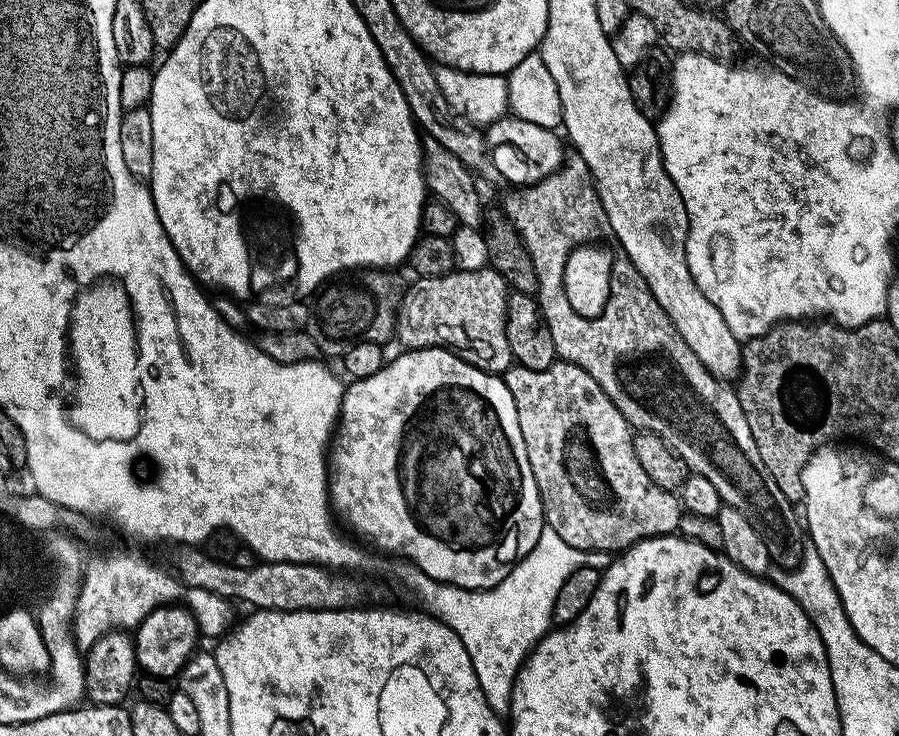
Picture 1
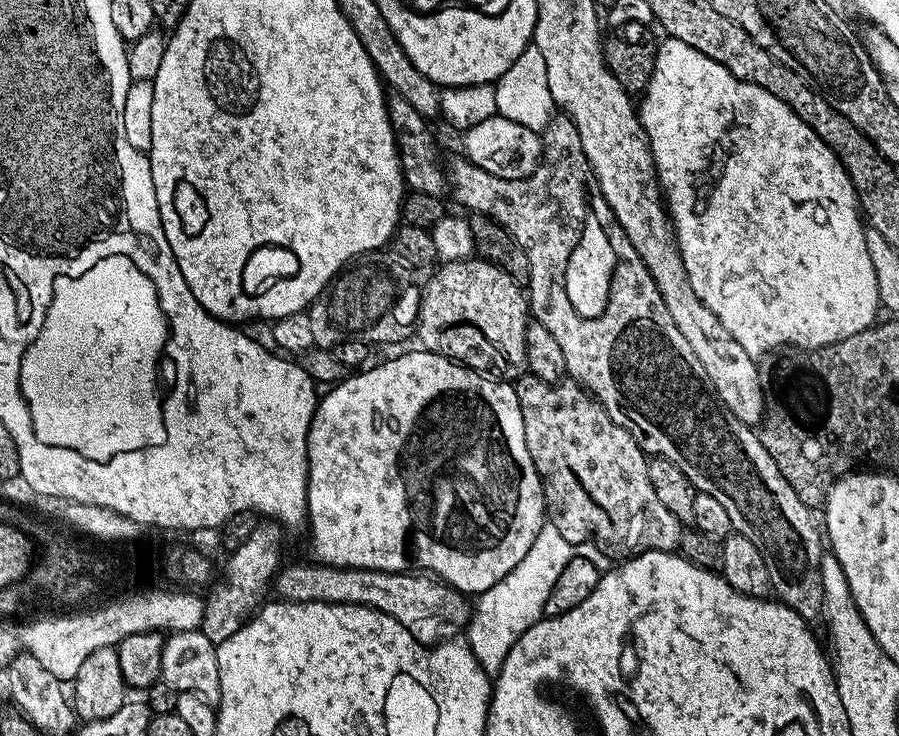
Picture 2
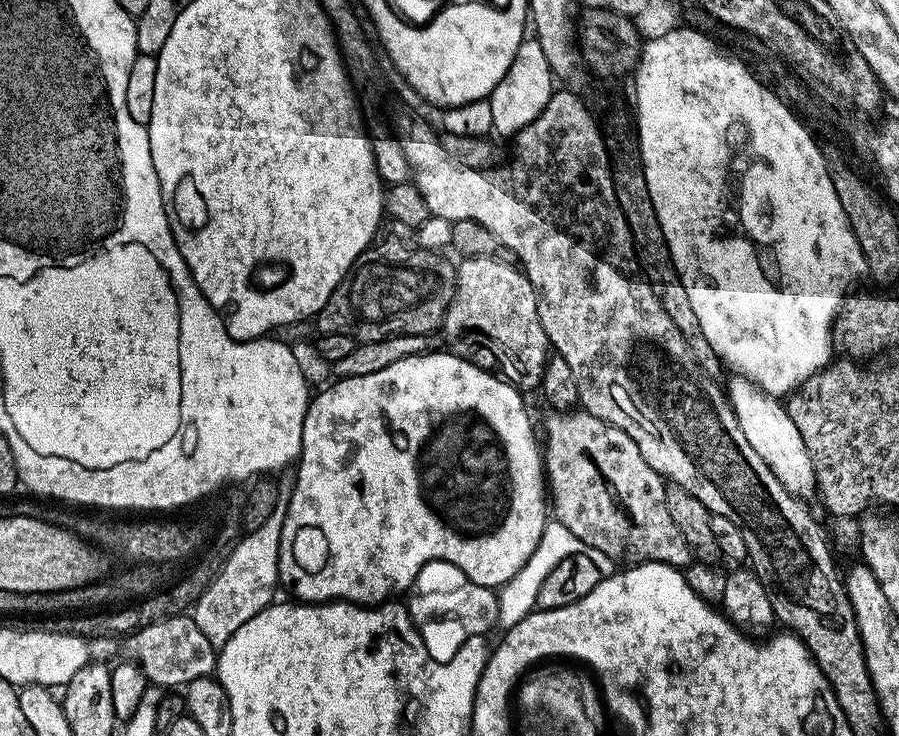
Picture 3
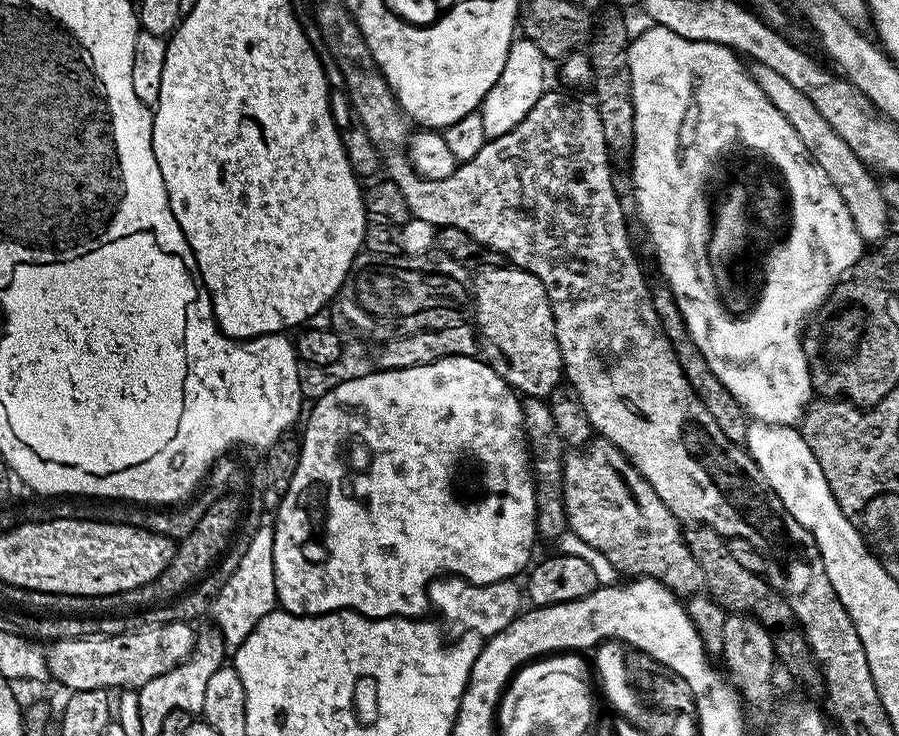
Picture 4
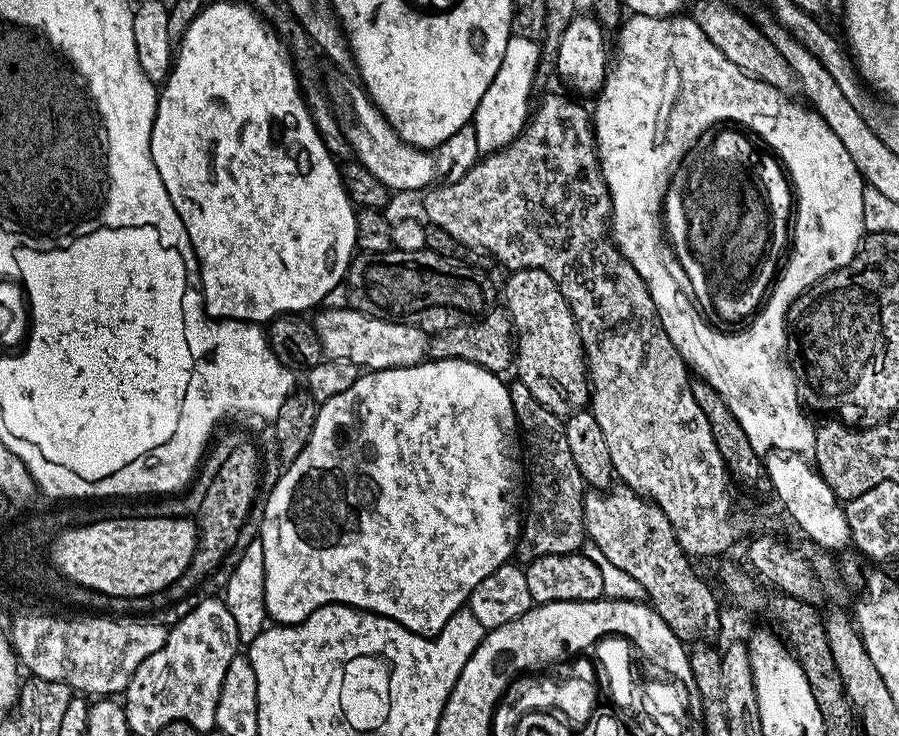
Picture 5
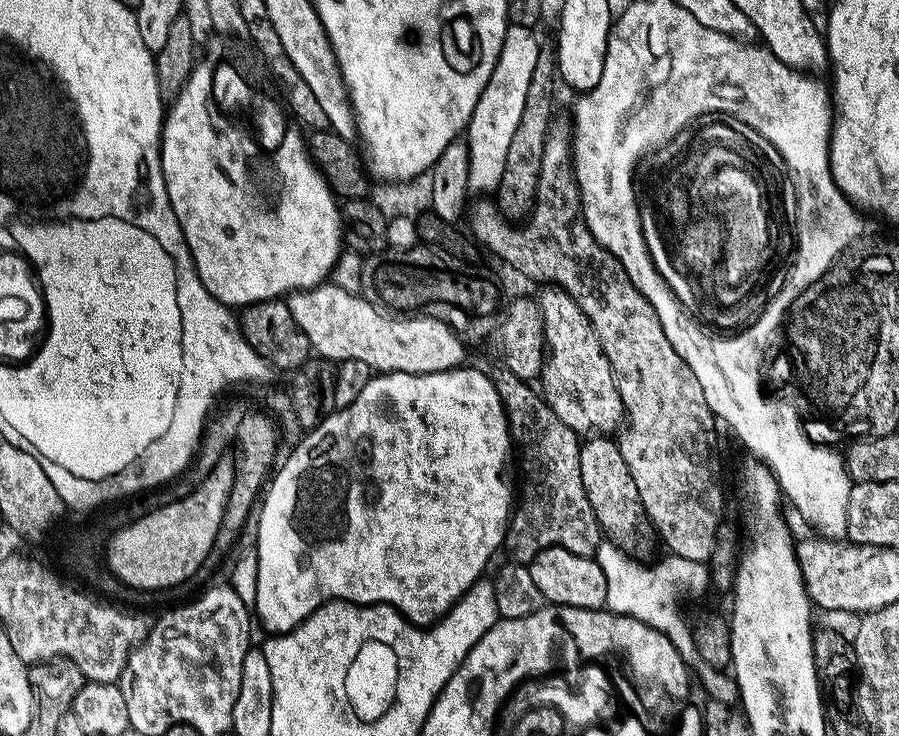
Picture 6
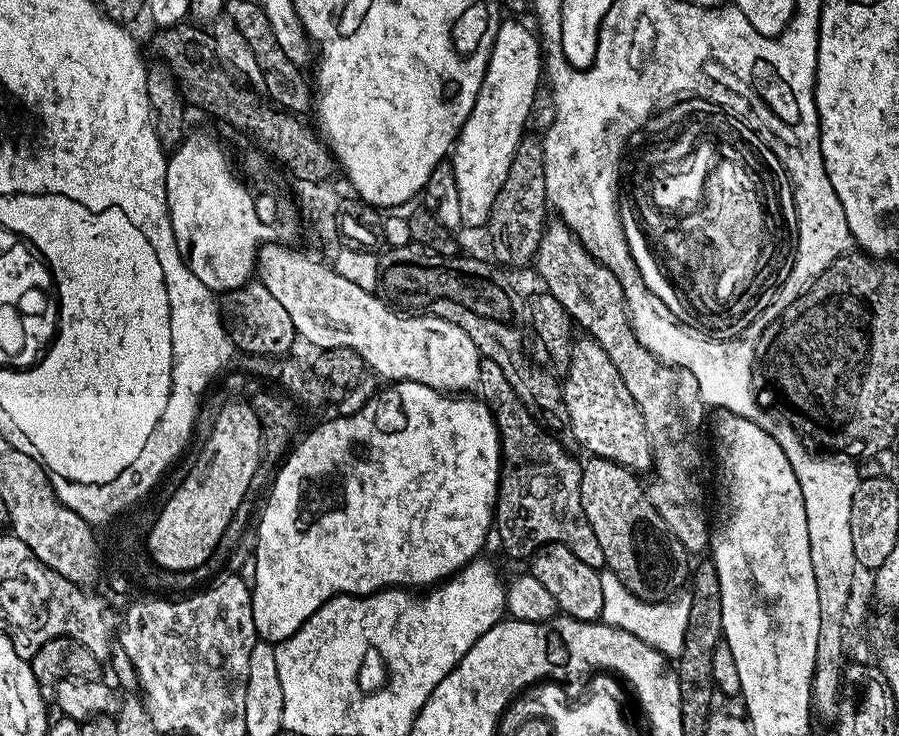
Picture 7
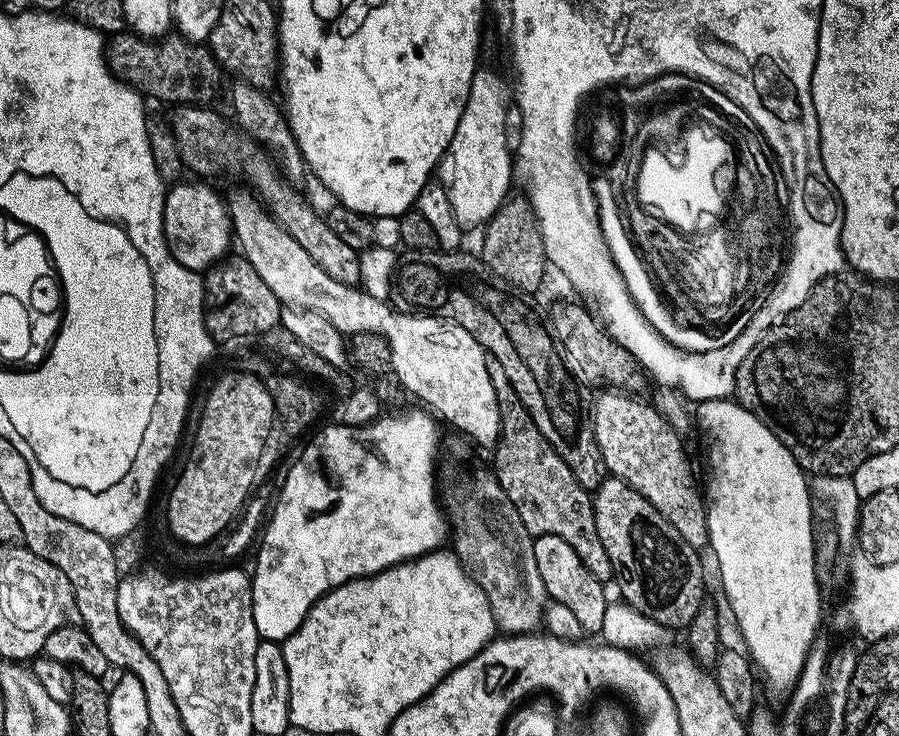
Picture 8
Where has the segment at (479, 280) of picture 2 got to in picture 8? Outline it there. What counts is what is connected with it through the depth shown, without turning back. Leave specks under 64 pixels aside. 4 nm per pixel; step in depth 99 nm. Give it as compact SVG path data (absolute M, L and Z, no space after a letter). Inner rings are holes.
M607 389L592 402L592 431L601 452L605 469L617 480L627 482L632 489L640 494L663 517L666 517L672 526L678 530L678 534L692 548L705 549L708 545L708 521L707 509L703 500L694 486L692 472L686 460L686 452L679 438L679 431L675 429L651 403L640 402L630 396L629 393Z

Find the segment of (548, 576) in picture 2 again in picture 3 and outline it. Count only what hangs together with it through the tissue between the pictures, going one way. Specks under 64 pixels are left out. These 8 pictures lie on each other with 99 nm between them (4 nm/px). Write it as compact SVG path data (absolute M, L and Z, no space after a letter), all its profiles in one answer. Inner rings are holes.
M549 519L542 530L542 538L538 542L534 554L530 554L526 566L522 566L522 570L518 570L518 574L514 574L514 578L510 578L507 584L499 589L499 627L504 630L510 629L518 622L522 622L522 618L529 616L536 608L538 589L542 587L542 582L546 582L546 574L550 574L550 570L554 570L554 566L558 566L558 562L562 562L562 558L573 556L574 554L586 554L586 558L589 558L590 562L594 563L602 578L612 576L616 571L616 562L609 558L608 555L600 550L594 550L592 547L586 547L578 538L574 538L570 534L570 530L566 530L566 526L562 526L560 520Z

